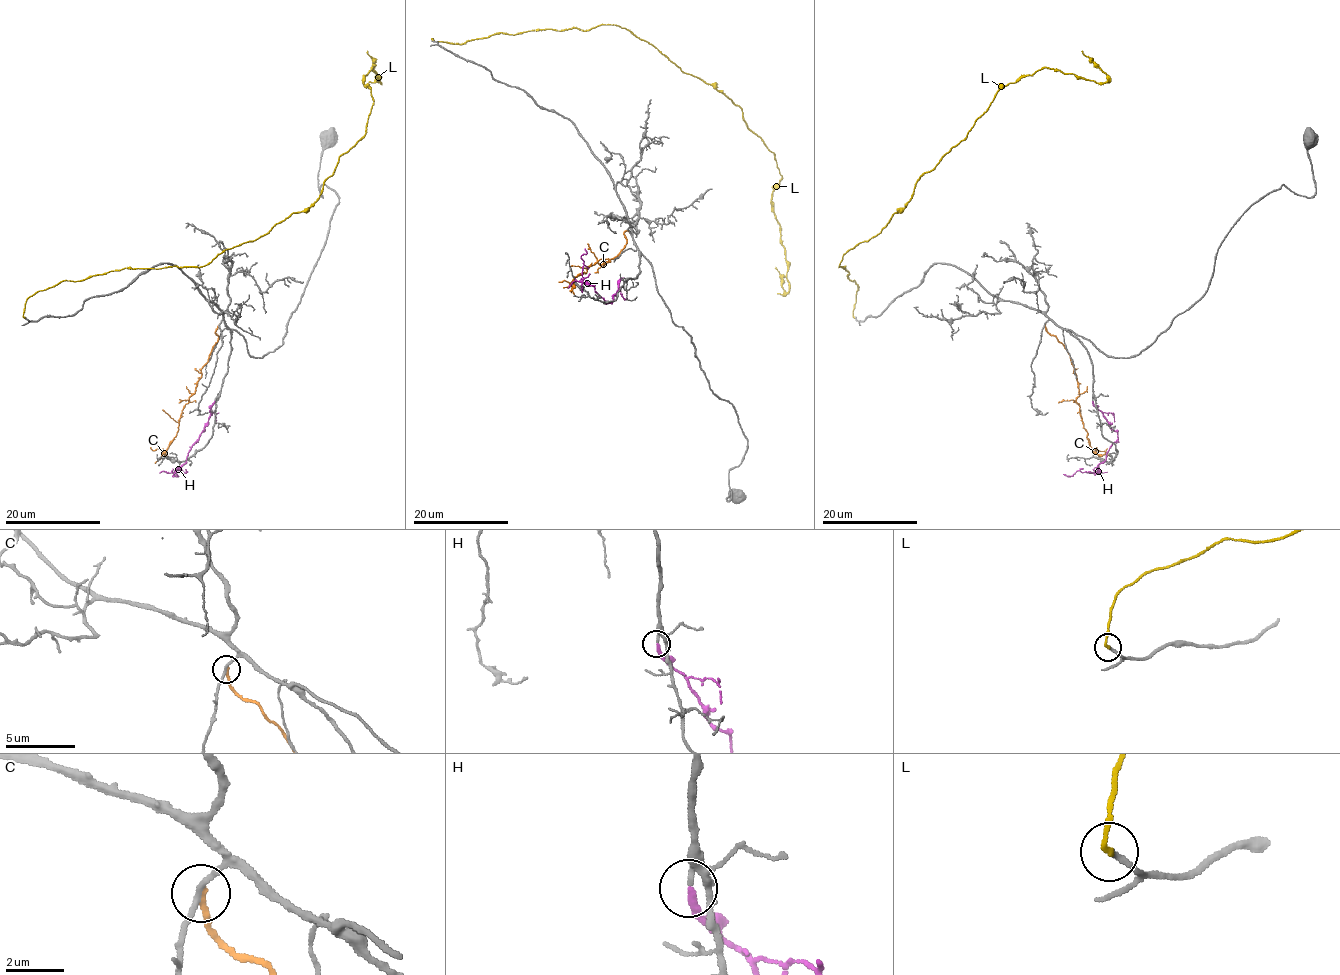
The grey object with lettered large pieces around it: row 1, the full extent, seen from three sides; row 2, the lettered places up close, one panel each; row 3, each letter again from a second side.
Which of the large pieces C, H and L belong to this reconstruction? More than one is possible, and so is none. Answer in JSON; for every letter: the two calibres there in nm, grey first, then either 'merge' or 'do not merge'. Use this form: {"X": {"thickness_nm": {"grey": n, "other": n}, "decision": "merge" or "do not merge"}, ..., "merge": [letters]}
{"C": {"thickness_nm": {"grey": 180, "other": 240}, "decision": "do not merge"}, "H": {"thickness_nm": {"grey": 170, "other": 240}, "decision": "merge"}, "L": {"thickness_nm": {"grey": 160, "other": 190}, "decision": "do not merge"}, "merge": ["H"]}

